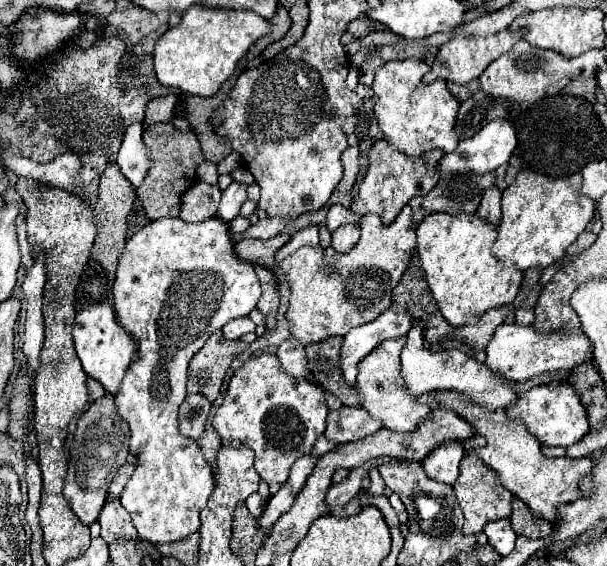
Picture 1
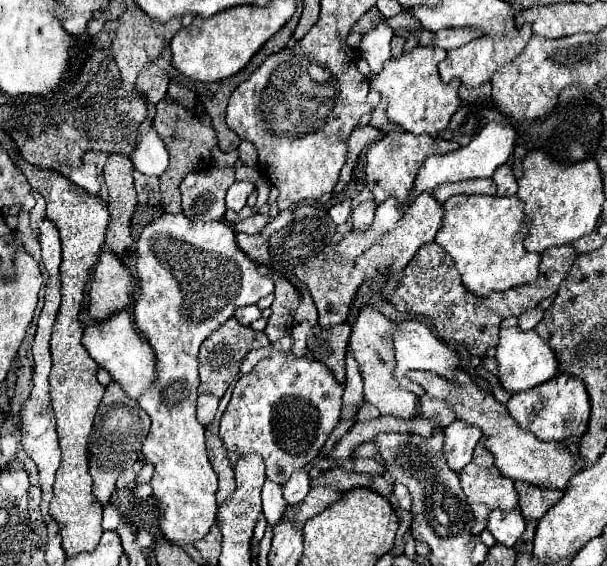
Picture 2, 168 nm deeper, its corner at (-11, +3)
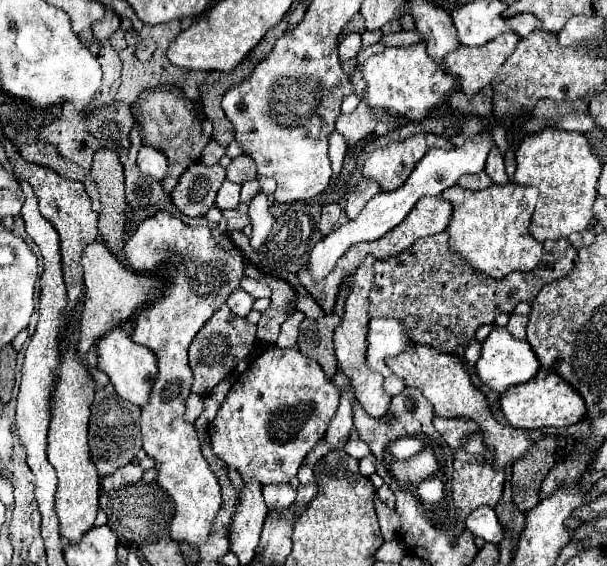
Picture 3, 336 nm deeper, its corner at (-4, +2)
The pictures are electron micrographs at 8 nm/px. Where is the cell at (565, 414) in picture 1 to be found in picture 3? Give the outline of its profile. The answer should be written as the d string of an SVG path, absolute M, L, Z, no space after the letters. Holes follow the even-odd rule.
M539 368L533 380L511 386L501 394L501 410L511 426L515 428L543 428L543 426L571 426L585 416L585 400L571 384L567 384L559 374Z

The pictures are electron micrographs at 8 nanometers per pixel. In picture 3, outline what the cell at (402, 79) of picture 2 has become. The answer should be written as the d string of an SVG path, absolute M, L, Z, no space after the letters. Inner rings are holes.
M413 44L407 48L385 48L381 54L375 54L371 58L367 58L361 66L363 76L367 80L367 102L373 108L387 108L393 112L399 112L403 116L407 116L409 120L423 120L431 108L435 108L437 104L441 104L449 90L453 90L453 76L445 74L445 70L441 70L441 66L437 66L429 54L425 52L425 44Z

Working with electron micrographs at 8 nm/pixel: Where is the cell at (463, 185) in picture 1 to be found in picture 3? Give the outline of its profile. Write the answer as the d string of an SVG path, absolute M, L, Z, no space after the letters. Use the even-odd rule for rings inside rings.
M483 170L483 172L479 172L479 174L465 174L465 176L461 176L457 184L463 186L463 188L469 188L469 190L481 190L481 188L491 186L493 182L491 182L491 178L489 178L489 176L485 174L485 170Z

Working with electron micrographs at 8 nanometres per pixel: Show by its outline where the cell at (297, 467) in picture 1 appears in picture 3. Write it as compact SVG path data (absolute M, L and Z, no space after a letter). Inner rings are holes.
M269 484L269 486L263 486L261 492L269 510L287 508L295 502L295 490L289 484Z

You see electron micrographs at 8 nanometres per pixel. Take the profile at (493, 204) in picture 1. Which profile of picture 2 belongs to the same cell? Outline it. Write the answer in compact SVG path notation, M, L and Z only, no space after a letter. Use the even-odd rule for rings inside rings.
M502 165L500 169L496 169L496 173L494 173L492 179L494 179L496 185L498 185L498 191L496 191L498 197L516 195L518 185L516 185L516 179L514 179L514 173L512 173L510 165Z

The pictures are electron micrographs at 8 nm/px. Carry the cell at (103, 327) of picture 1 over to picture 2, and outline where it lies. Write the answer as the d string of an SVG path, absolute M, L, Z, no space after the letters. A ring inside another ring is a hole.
M126 309L114 313L112 317L104 319L104 321L96 321L94 325L84 329L84 337L82 337L82 345L86 347L86 351L90 353L90 357L98 363L98 367L106 369L114 381L118 381L122 385L122 389L132 397L138 399L142 395L142 391L152 383L154 379L154 353L152 347L148 345L146 339L142 339L130 319L130 313Z

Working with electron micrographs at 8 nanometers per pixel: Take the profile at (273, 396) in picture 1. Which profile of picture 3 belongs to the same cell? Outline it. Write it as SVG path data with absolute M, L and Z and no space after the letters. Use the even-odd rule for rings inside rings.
M267 348L249 364L249 368L231 386L215 420L211 422L209 436L213 452L229 468L237 470L243 476L243 480L253 478L261 486L289 482L297 476L297 470L303 458L309 454L309 450L325 436L325 430L337 412L339 398L339 390L323 374L321 366L315 360L303 356L297 348Z

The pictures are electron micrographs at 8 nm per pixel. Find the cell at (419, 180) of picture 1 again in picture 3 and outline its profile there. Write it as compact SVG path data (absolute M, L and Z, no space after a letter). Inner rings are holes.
M423 132L403 142L379 146L367 156L363 164L363 176L375 178L383 190L395 190L409 178L415 164L431 148L453 148L453 144L443 136Z

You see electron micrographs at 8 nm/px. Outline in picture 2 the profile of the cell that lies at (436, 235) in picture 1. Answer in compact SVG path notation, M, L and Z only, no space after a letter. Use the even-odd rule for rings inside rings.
M456 195L442 207L444 219L434 241L454 259L462 285L472 295L488 297L490 291L508 291L536 281L540 255L528 253L522 245L526 237L526 223L524 203L518 197Z

